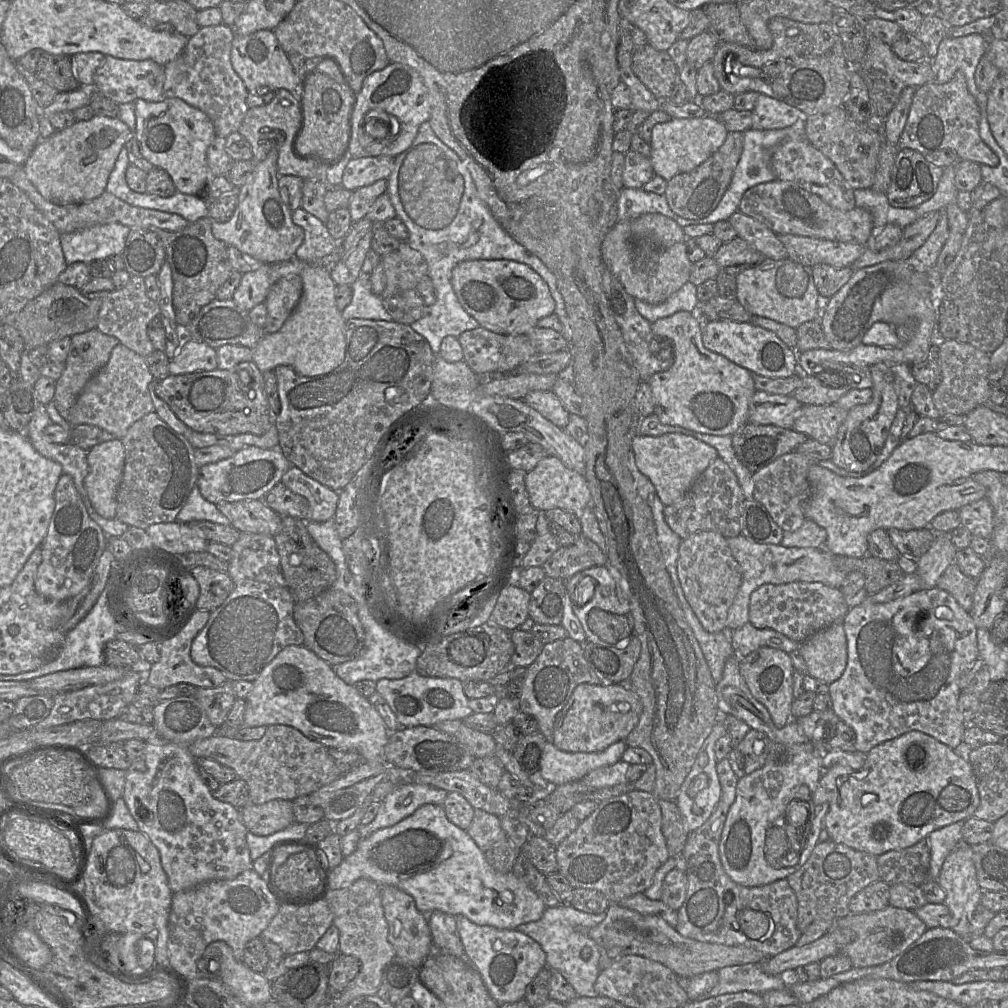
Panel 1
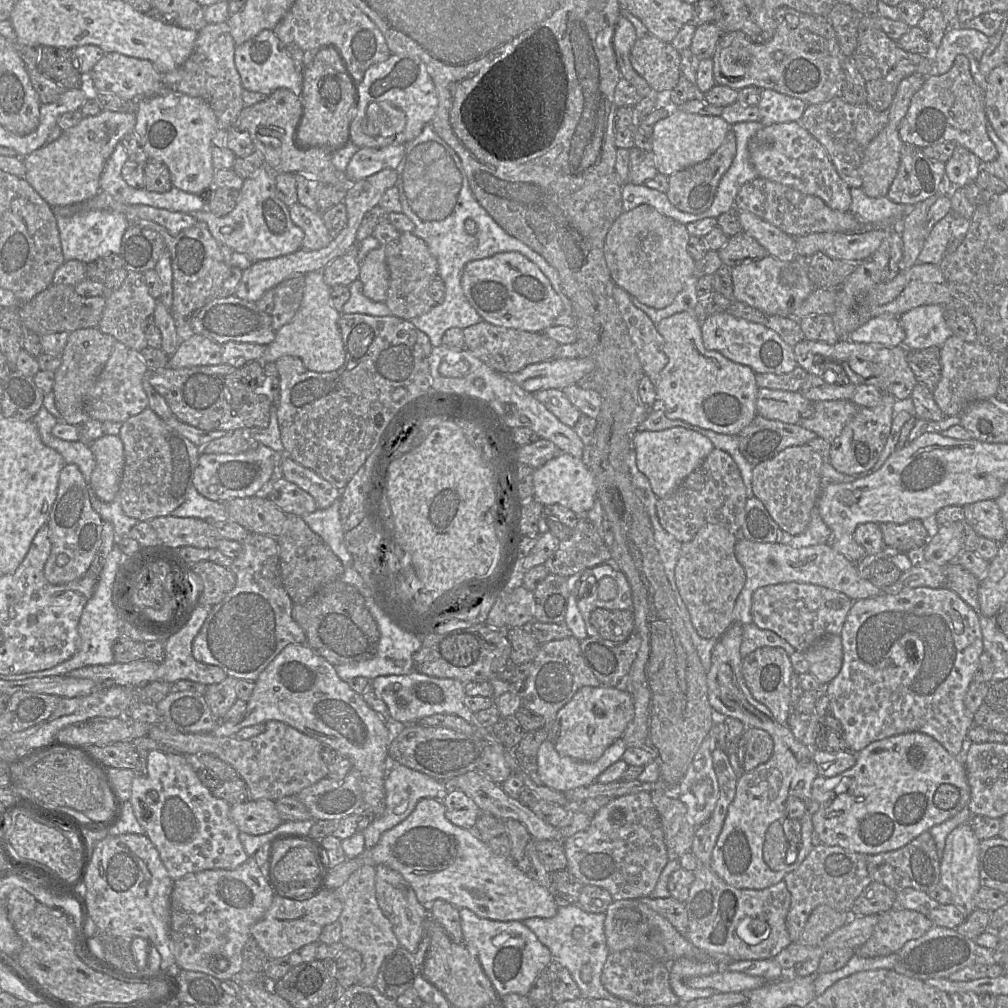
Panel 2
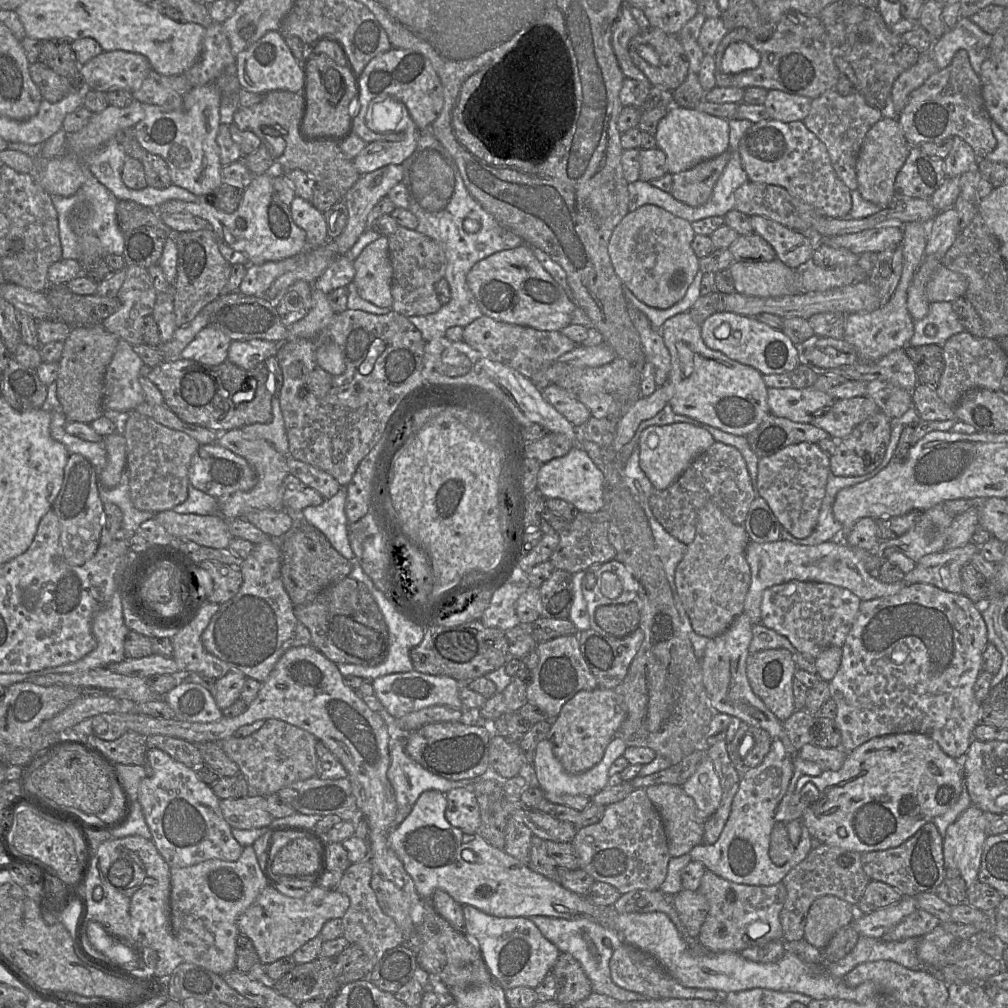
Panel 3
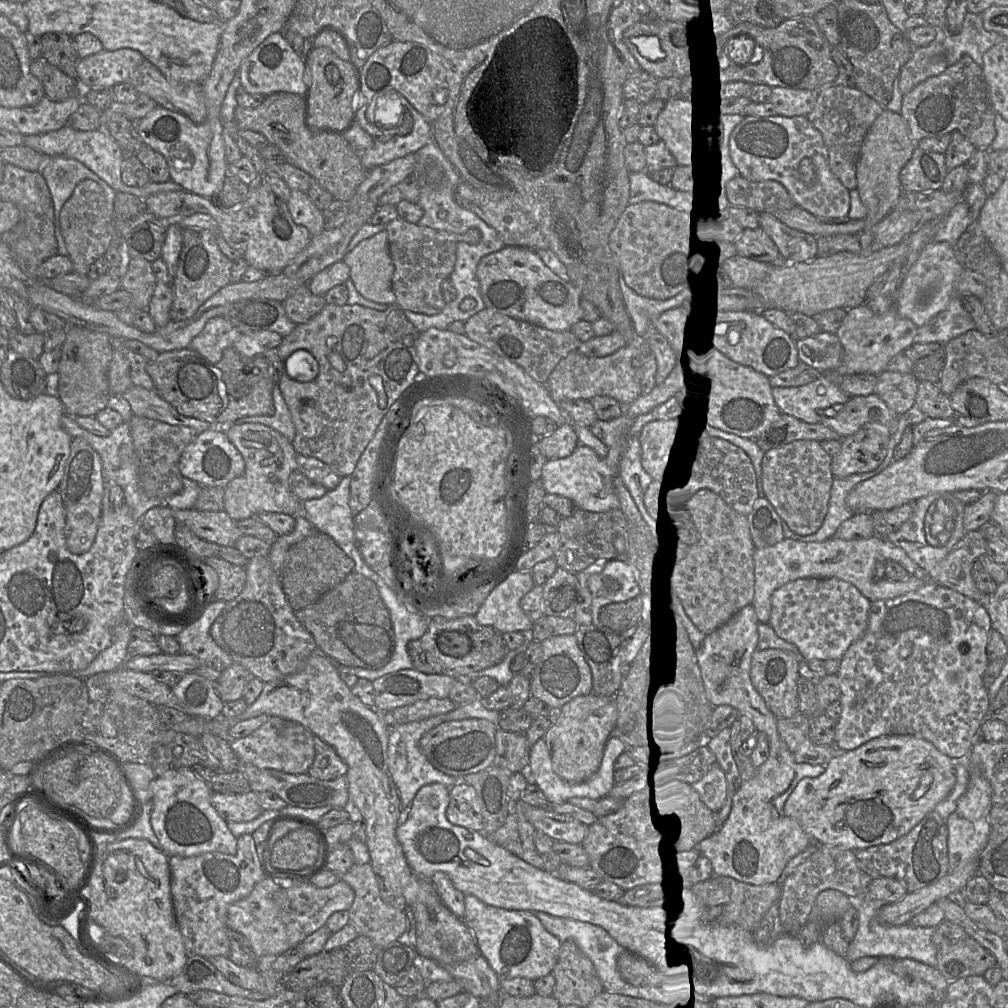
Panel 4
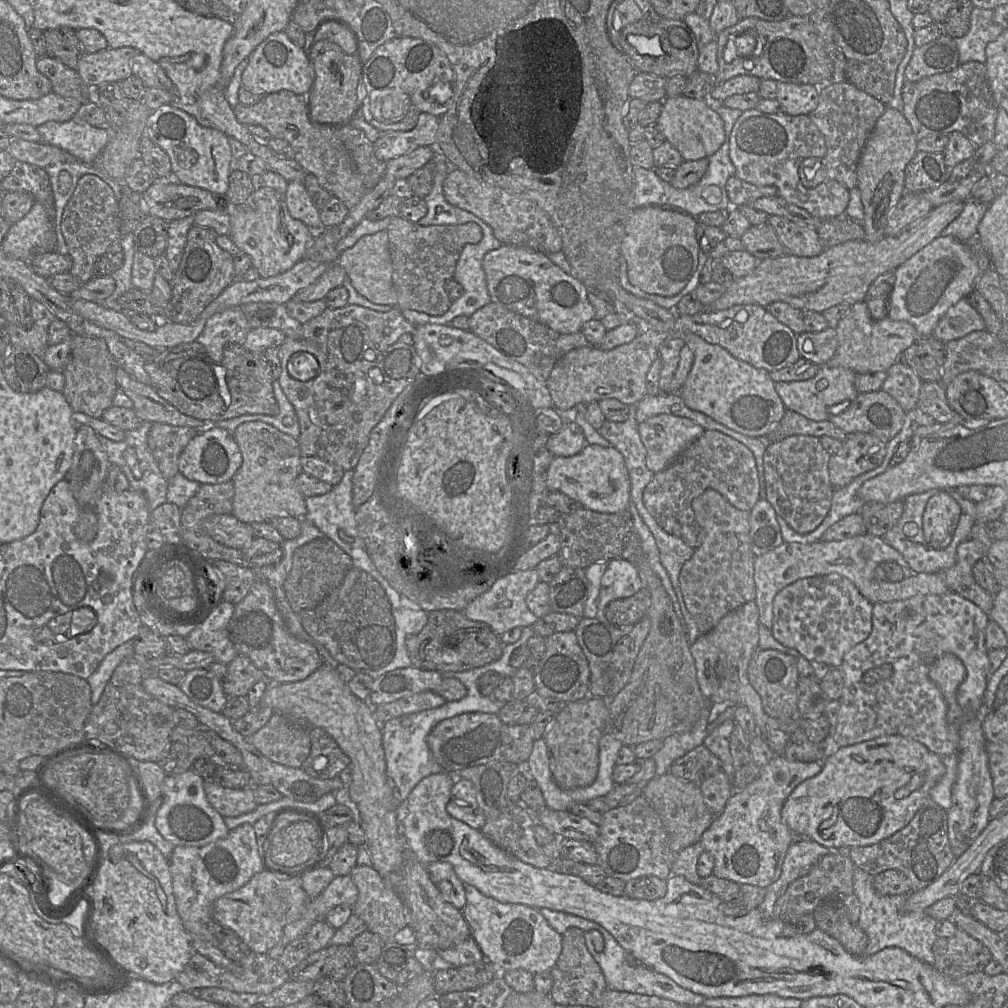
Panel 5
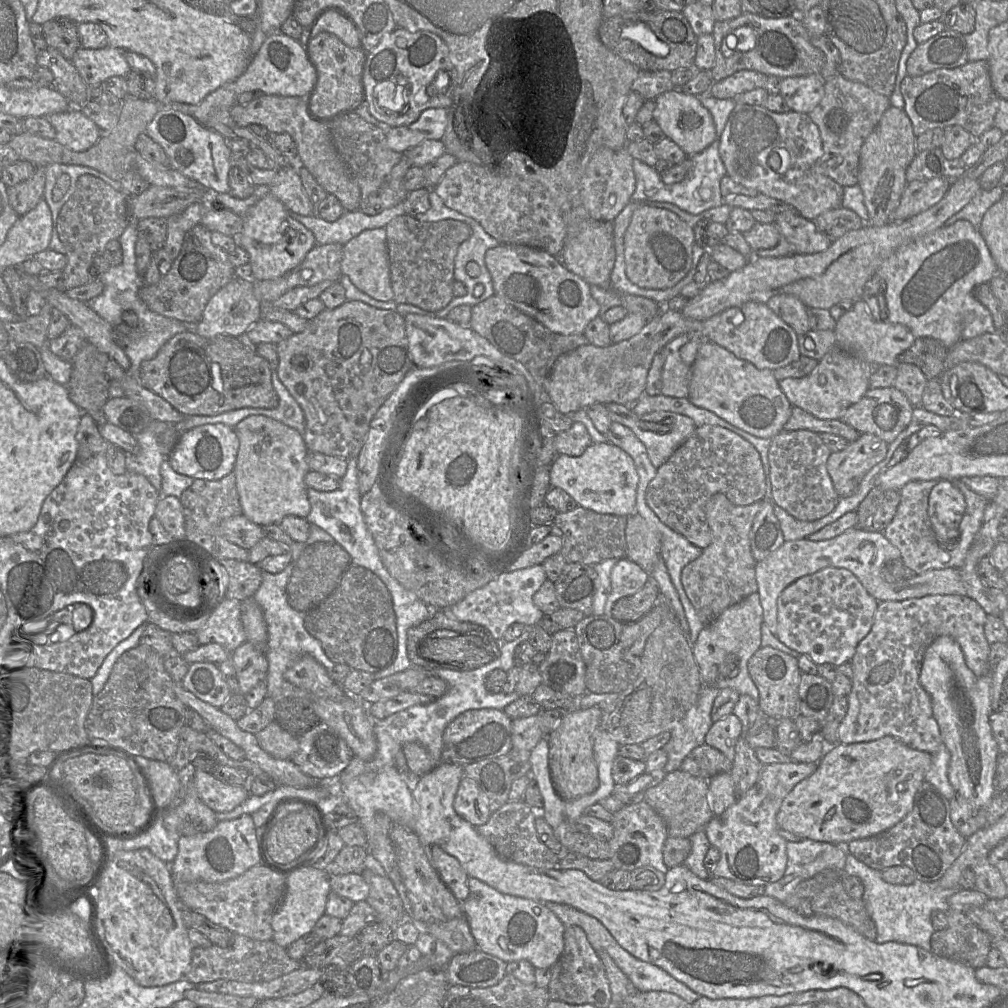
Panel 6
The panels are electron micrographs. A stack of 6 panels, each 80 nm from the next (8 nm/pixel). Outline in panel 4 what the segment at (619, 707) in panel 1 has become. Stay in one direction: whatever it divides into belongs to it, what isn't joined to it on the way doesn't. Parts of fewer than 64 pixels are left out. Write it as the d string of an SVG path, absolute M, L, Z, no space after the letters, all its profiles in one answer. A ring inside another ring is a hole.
M590 693L564 704L544 736L554 772L567 783L588 780L600 767L605 744L616 727L617 719L618 709L614 697Z

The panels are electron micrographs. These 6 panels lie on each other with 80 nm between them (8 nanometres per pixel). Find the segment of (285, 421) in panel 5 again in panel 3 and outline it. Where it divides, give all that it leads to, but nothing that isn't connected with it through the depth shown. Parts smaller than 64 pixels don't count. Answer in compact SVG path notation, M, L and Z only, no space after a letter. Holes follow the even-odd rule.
M273 395L272 397L271 408L272 408L271 422L265 423L265 424L262 424L262 423L249 424L247 426L243 426L241 428L236 428L236 429L242 429L245 433L250 434L255 438L264 439L267 442L269 442L277 452L283 455L290 455L289 444L288 444L288 439L287 439L285 425L284 425L284 418L280 408L278 396L276 395Z

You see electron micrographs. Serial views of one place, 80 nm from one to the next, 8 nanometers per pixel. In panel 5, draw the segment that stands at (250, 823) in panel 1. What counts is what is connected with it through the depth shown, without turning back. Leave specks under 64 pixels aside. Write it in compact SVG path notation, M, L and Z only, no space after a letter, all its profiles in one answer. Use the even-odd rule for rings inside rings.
M205 780L204 791L209 803L223 818L250 813L258 806L254 796L254 786L230 789L212 780Z

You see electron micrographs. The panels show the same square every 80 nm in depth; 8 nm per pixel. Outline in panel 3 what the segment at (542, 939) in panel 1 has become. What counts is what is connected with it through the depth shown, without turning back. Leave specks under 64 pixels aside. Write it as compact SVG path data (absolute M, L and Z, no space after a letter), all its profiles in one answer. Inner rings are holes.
M538 915L529 917L529 919L537 926L542 935L559 949L560 953L569 953L581 963L591 981L593 992L609 996L620 1002L648 1000L642 994L617 986L611 979L609 961L614 950L625 943L617 931L586 917L563 919Z

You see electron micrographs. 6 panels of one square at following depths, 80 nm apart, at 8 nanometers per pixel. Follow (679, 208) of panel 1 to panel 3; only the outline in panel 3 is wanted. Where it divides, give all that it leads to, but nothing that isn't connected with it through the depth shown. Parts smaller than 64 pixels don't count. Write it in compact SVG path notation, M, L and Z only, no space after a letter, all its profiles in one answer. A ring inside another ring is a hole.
M728 149L691 169L673 174L671 195L691 207L704 205L711 197L713 187L730 157L731 153Z

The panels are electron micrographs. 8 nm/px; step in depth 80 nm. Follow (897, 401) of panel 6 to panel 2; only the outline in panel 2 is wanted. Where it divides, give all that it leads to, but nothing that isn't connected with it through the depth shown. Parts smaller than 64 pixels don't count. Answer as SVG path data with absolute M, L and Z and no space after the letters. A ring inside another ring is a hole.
M851 400L816 402L813 403L813 415L801 419L799 425L815 432L817 437L832 444L859 409L860 407Z

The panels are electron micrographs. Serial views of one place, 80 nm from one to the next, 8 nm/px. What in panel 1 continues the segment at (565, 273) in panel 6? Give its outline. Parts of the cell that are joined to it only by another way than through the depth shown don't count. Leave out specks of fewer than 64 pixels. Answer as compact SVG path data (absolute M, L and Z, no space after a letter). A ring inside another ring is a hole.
M473 260L458 263L452 270L451 283L462 308L481 327L497 334L526 334L537 322L554 313L548 285L529 266L511 260Z

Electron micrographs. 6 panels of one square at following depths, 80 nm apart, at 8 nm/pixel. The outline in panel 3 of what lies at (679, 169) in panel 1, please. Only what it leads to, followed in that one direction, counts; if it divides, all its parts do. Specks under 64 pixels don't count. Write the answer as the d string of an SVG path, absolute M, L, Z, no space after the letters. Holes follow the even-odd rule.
M672 106L657 125L655 139L657 148L666 155L668 173L686 171L706 160L715 158L729 149L728 120L700 112Z

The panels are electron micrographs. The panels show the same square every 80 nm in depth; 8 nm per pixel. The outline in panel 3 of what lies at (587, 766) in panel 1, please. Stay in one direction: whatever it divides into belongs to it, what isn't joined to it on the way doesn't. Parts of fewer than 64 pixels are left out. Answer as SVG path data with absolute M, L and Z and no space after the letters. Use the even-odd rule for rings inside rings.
M616 735L606 747L604 756L602 760L593 766L591 769L580 773L580 774L570 774L568 773L559 762L559 760L554 756L552 745L550 741L545 738L540 741L536 747L535 757L533 761L533 767L536 772L536 776L538 779L539 787L544 792L554 793L554 794L570 794L570 795L585 795L588 797L593 797L604 788L606 788L611 781L612 778L609 777L609 768L613 764L613 762L623 756L627 745L624 740Z

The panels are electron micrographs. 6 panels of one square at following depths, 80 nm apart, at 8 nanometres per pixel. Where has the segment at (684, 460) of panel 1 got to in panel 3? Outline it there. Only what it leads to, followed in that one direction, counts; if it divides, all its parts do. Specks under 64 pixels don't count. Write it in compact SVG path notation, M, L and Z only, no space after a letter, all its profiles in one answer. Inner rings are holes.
M686 422L649 426L638 441L639 464L652 486L657 490L668 488L687 469L691 462L715 442L705 429Z

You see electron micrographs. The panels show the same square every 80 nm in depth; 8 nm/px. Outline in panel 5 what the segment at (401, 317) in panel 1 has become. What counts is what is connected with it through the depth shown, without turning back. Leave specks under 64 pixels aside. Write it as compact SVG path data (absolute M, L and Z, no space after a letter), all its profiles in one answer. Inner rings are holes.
M400 216L394 217L386 230L398 308L401 311L414 310L431 316L445 314L453 302L445 290L445 283L453 278L464 245L477 244L481 241L483 233L480 226L473 222L422 226Z

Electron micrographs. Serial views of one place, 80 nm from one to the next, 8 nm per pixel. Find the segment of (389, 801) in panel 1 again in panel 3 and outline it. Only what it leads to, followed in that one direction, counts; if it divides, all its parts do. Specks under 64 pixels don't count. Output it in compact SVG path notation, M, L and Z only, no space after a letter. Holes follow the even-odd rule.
M405 738L389 739L390 765L387 777L394 789L397 813L393 828L398 827L410 814L420 794L427 790L437 790L446 794L451 789L467 787L471 789L473 780L451 781L424 769L412 760L405 751Z

